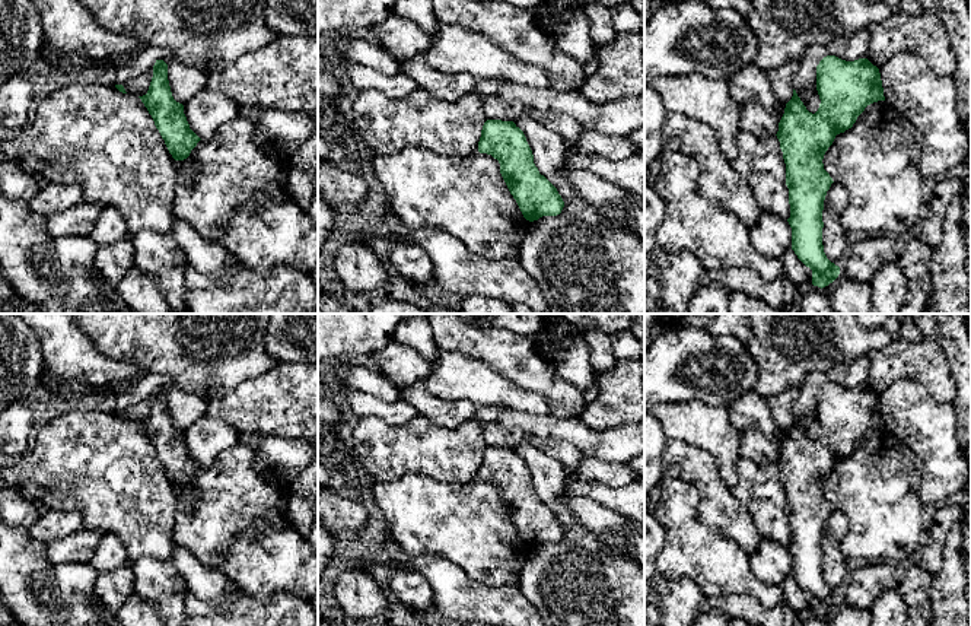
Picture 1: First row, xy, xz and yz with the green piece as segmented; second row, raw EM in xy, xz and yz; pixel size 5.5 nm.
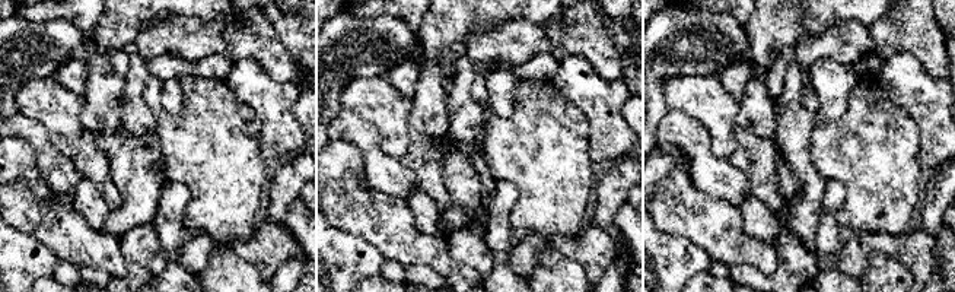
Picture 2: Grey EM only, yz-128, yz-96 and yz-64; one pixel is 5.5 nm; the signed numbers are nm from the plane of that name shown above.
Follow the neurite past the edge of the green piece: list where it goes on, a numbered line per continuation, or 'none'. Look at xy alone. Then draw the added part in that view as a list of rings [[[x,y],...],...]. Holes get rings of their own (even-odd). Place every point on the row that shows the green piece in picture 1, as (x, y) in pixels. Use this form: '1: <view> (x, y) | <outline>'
none

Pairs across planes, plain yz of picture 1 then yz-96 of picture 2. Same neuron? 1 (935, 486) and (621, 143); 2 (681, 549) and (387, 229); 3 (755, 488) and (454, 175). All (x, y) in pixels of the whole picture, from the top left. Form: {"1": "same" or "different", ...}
{"1": "same", "2": "same", "3": "different"}

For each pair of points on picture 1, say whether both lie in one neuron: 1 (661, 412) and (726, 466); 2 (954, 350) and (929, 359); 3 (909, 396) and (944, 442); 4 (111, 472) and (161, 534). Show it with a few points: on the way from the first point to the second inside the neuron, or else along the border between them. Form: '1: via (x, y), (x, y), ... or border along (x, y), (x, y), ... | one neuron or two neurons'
1: via (680, 420), (693, 422), (718, 447) | one neuron
2: border along (936, 329), (936, 340), (955, 384) | two neurons
3: via (909, 407), (932, 431) | one neuron
4: via (123, 488), (139, 504), (145, 518) | one neuron

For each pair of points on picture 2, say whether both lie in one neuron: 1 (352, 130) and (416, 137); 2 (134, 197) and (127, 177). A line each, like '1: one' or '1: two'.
1: two
2: one

